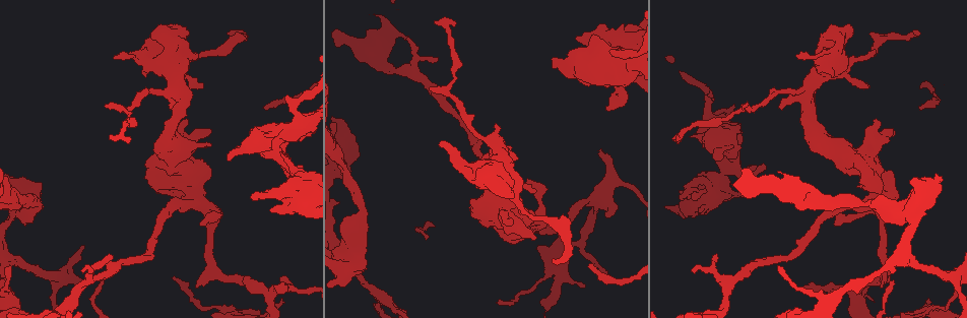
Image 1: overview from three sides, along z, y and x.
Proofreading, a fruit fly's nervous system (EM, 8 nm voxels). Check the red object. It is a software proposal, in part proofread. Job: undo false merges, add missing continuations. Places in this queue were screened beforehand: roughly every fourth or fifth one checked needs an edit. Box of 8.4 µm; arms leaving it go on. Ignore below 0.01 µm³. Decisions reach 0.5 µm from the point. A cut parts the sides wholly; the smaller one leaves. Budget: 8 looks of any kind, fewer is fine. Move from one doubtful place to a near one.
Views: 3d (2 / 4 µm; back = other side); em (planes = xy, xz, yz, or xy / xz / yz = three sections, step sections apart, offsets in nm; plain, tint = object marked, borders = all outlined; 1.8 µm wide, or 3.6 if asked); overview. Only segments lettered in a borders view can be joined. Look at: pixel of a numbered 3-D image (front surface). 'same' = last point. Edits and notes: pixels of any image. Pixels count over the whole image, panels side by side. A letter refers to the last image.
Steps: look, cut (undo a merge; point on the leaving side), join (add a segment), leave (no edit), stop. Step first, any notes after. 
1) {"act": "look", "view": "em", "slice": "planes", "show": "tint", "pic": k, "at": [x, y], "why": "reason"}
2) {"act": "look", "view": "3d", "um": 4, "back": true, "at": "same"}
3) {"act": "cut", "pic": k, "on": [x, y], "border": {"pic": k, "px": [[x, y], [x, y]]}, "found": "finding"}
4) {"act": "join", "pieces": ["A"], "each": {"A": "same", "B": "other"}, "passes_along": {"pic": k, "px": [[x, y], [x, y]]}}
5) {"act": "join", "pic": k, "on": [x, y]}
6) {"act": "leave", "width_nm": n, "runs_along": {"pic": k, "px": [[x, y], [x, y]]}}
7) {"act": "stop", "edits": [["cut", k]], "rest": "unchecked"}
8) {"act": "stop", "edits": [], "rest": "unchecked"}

{"act": "look", "view": "em", "slice": "yz", "step": 16, "show": "borders", "pic": 1, "at": [274, 285], "why": "an open end"}

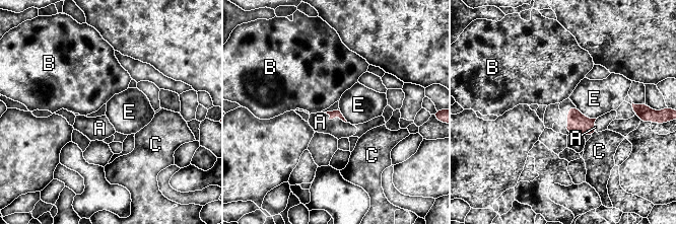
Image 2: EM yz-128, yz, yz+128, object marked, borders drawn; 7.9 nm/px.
{"act": "look", "view": "em", "slice": "planes", "show": "borders", "at": "same", "why": "cut it another way"}

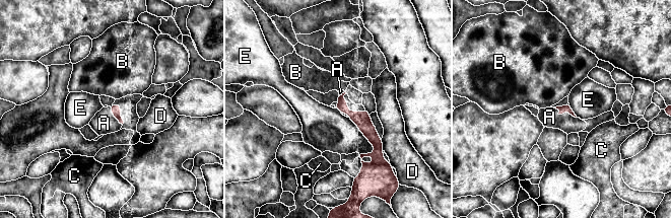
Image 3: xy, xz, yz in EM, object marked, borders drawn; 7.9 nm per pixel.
{"act": "join", "pieces": ["A"], "each": {"A": "same", "B": "other", "C": "other", "D": "other", "E": "other"}, "found": "the neuron continues"}

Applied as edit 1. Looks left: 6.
{"act": "look", "view": "overview", "why": "see it whole again"}

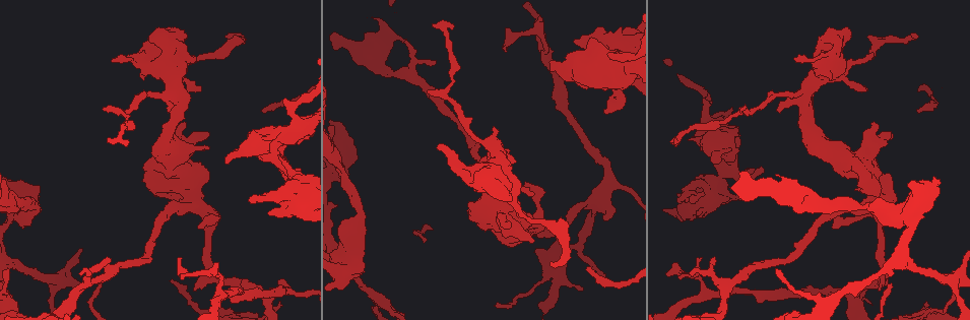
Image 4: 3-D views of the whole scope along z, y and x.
{"act": "look", "view": "em", "slice": "yz", "step": 4, "show": "borders", "pic": 4, "at": [439, 148], "why": "tapers out"}

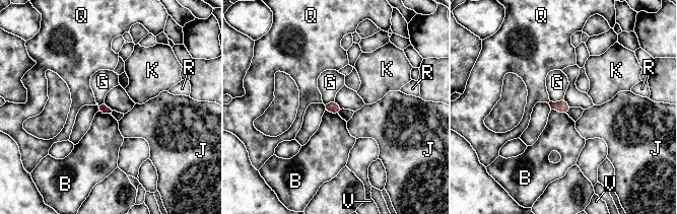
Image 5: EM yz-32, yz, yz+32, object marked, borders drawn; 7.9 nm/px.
{"act": "look", "view": "em", "slice": "planes", "show": "borders", "at": "same"}

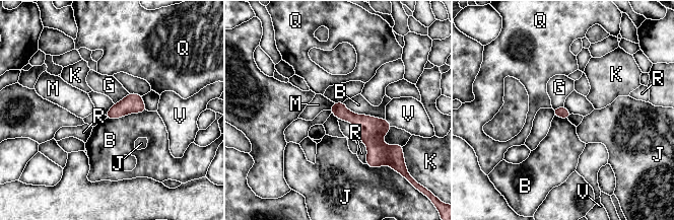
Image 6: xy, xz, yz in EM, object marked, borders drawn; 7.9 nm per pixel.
{"act": "leave", "each": {"B": "other", "G": "other", "J": "other", "K": "other", "M": "other", "Q": "other", "R": "other", "V": "other"}, "found": "none of them fits"}

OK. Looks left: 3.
{"act": "look", "view": "em", "slice": "xz", "step": 16, "show": "tint", "pic": 4, "at": [298, 127], "why": "small branch off a trunk"}

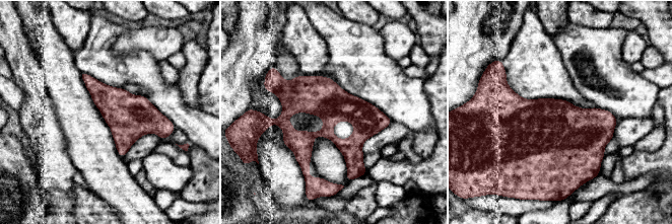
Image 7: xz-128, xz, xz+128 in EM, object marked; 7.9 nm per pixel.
{"act": "look", "view": "em", "slice": "planes", "show": "borders", "at": "same"}

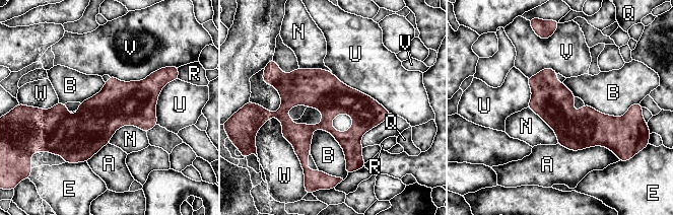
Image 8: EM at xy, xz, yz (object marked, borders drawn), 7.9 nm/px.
{"act": "leave", "each": {"A": "other", "B": "other", "E": "other", "N": "other", "Q": "other", "R": "other", "U": "other", "V": "other", "W": "other"}, "runs_along": {"pic": 8, "px": [[161, 83], [96, 120], [45, 112]]}, "found": "continuous, no second neuron"}

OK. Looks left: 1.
{"act": "stop", "edits": [["join", 3]], "rest": "unchecked"}

